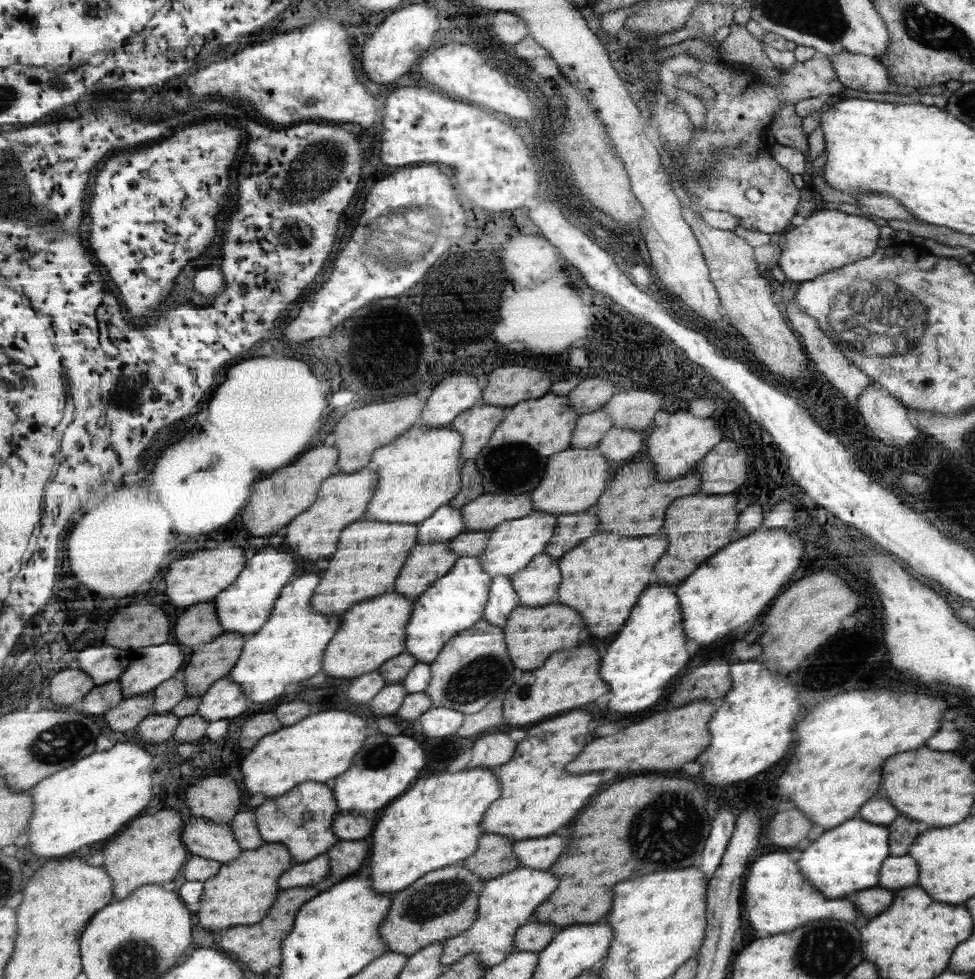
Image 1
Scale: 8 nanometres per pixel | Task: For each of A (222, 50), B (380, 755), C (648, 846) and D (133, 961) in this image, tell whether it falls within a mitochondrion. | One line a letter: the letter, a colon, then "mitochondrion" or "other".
A: other
B: mitochondrion
C: mitochondrion
D: mitochondrion

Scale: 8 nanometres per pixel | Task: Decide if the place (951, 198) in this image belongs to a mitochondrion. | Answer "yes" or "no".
no

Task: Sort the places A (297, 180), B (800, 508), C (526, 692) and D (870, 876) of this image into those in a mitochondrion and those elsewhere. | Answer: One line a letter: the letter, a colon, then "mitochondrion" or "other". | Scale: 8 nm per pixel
A: mitochondrion
B: other
C: mitochondrion
D: other

